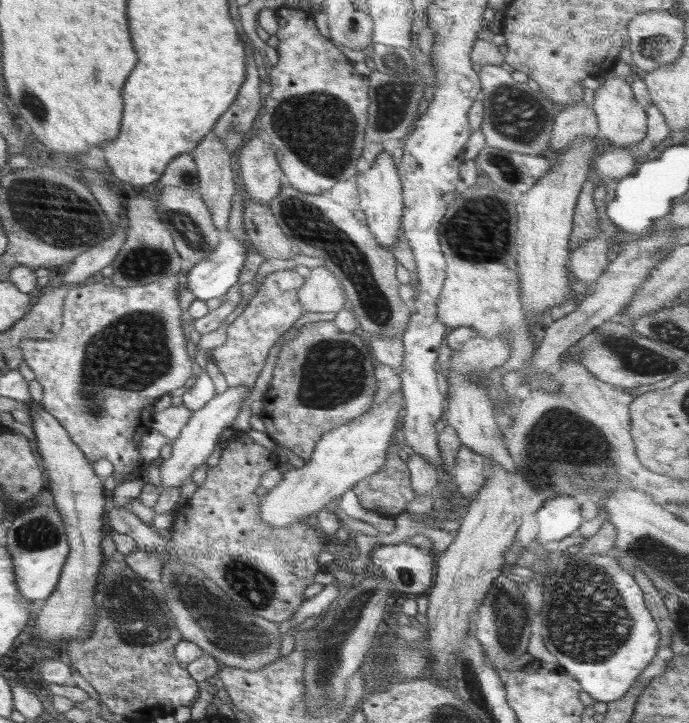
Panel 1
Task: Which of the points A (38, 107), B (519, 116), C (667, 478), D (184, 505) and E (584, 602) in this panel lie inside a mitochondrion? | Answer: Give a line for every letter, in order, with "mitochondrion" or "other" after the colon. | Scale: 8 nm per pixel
A: mitochondrion
B: mitochondrion
C: other
D: other
E: mitochondrion

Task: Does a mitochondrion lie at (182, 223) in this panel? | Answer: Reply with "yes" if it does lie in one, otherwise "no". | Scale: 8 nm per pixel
yes

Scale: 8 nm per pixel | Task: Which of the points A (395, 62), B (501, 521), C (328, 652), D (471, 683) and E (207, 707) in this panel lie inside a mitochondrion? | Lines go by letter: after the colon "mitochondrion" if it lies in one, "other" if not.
A: mitochondrion
B: other
C: mitochondrion
D: mitochondrion
E: other

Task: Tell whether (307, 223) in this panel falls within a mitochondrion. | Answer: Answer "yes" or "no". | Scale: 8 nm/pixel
yes

